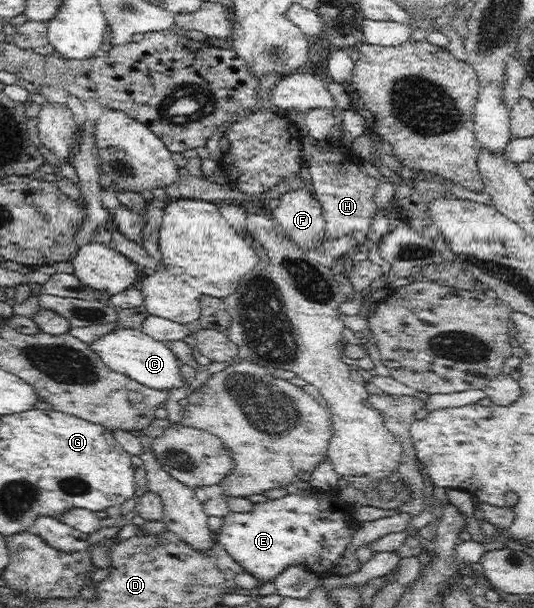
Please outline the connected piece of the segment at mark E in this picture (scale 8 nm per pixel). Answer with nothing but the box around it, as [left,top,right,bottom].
[216,488,355,585]

